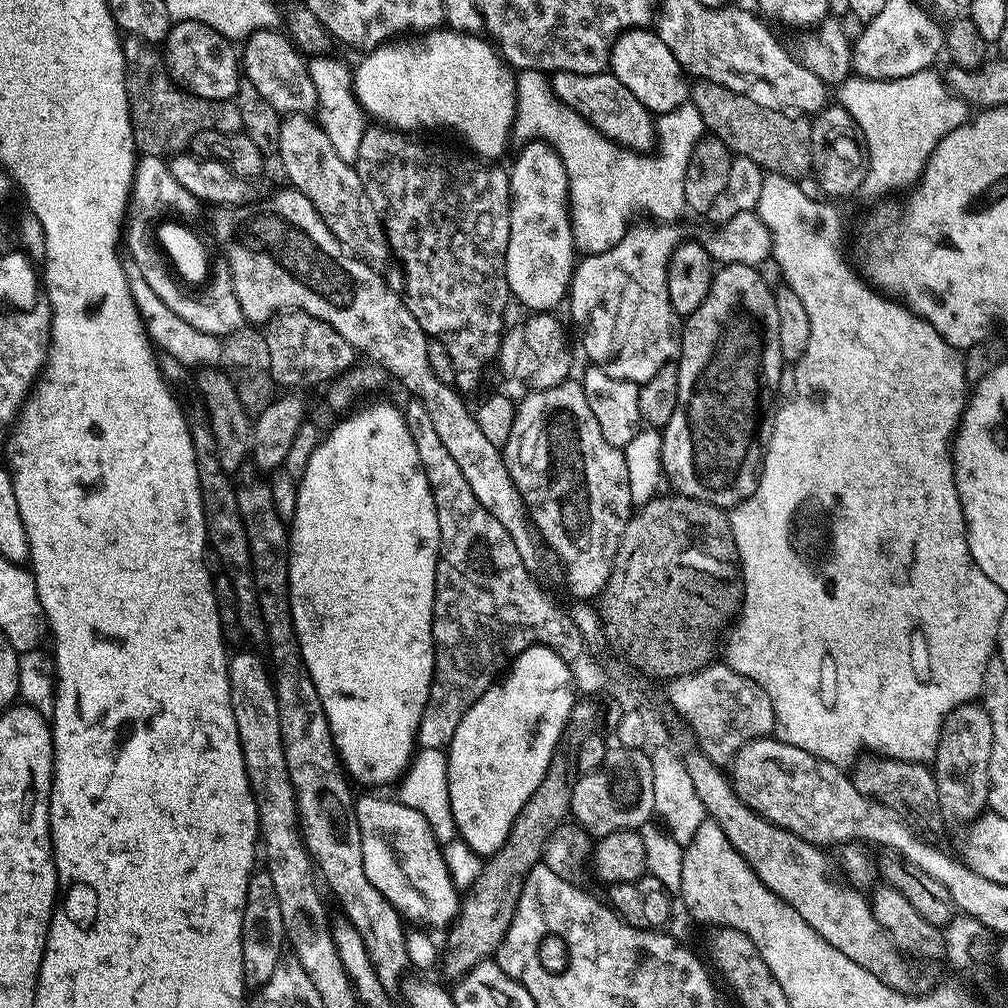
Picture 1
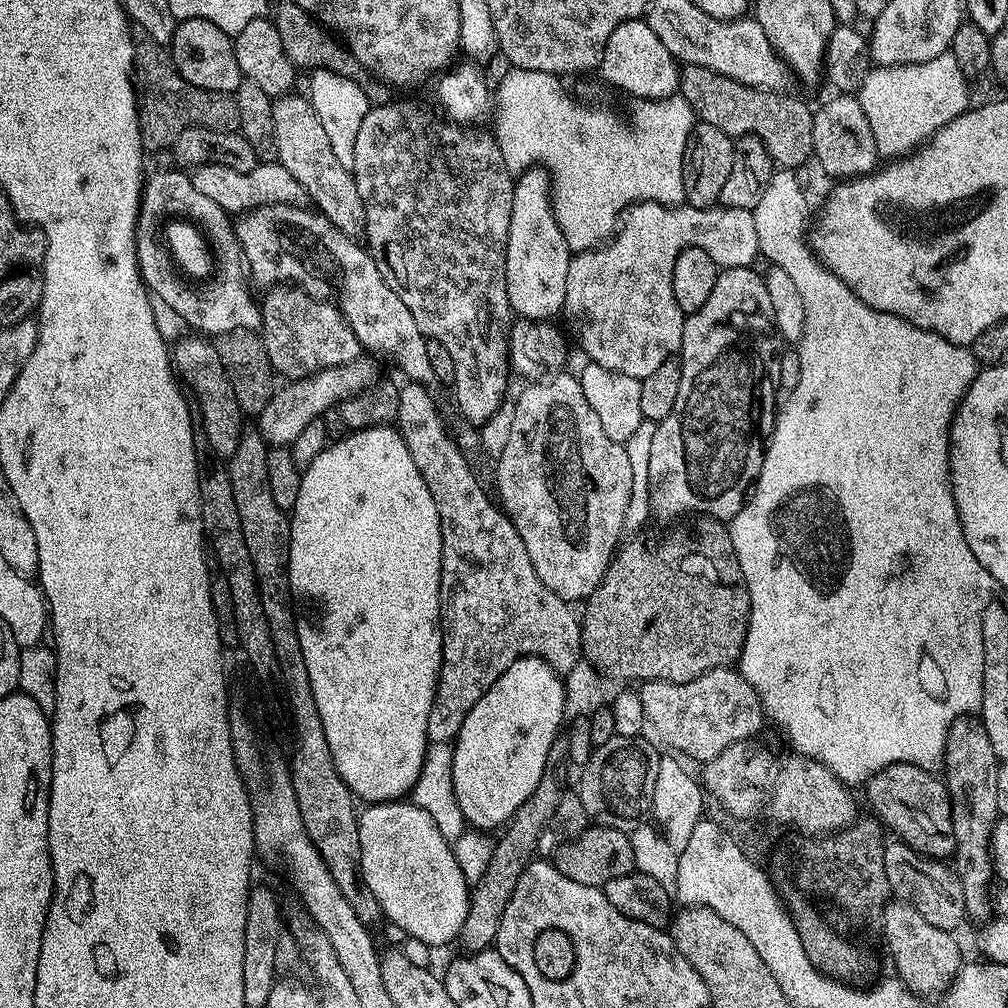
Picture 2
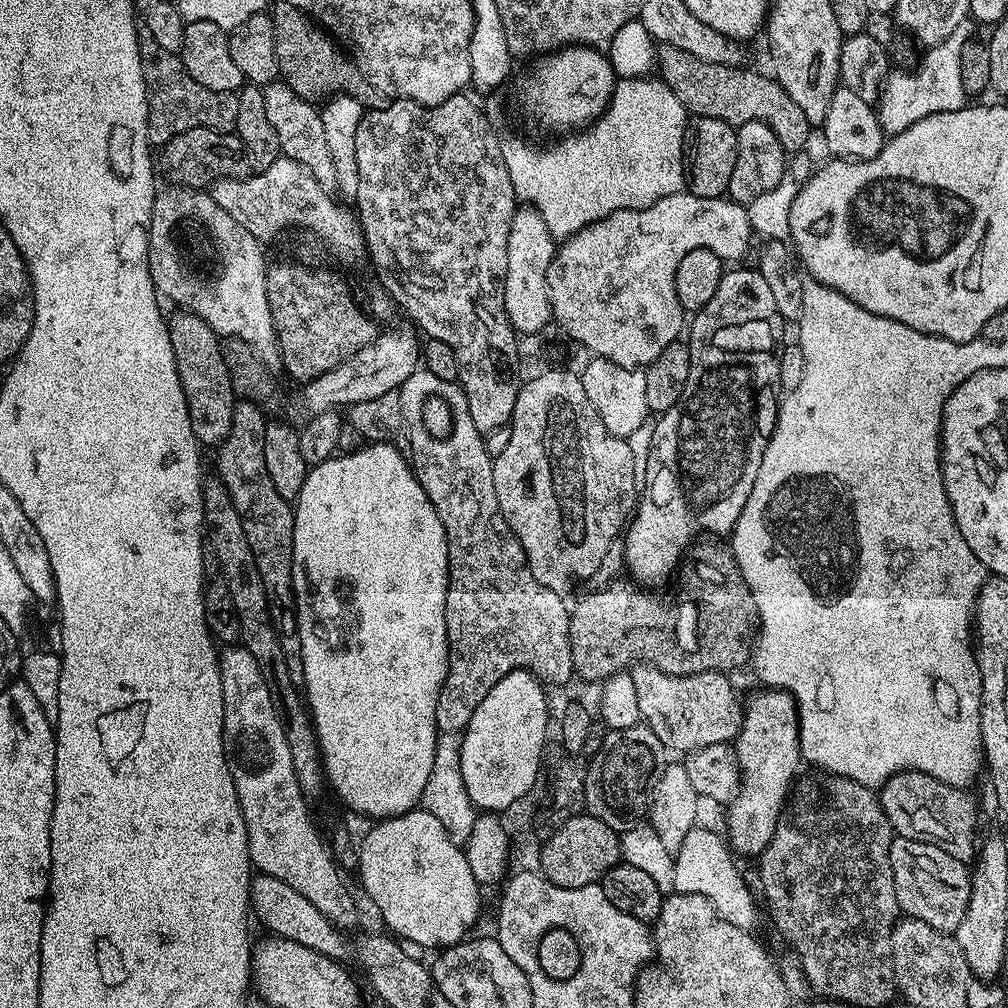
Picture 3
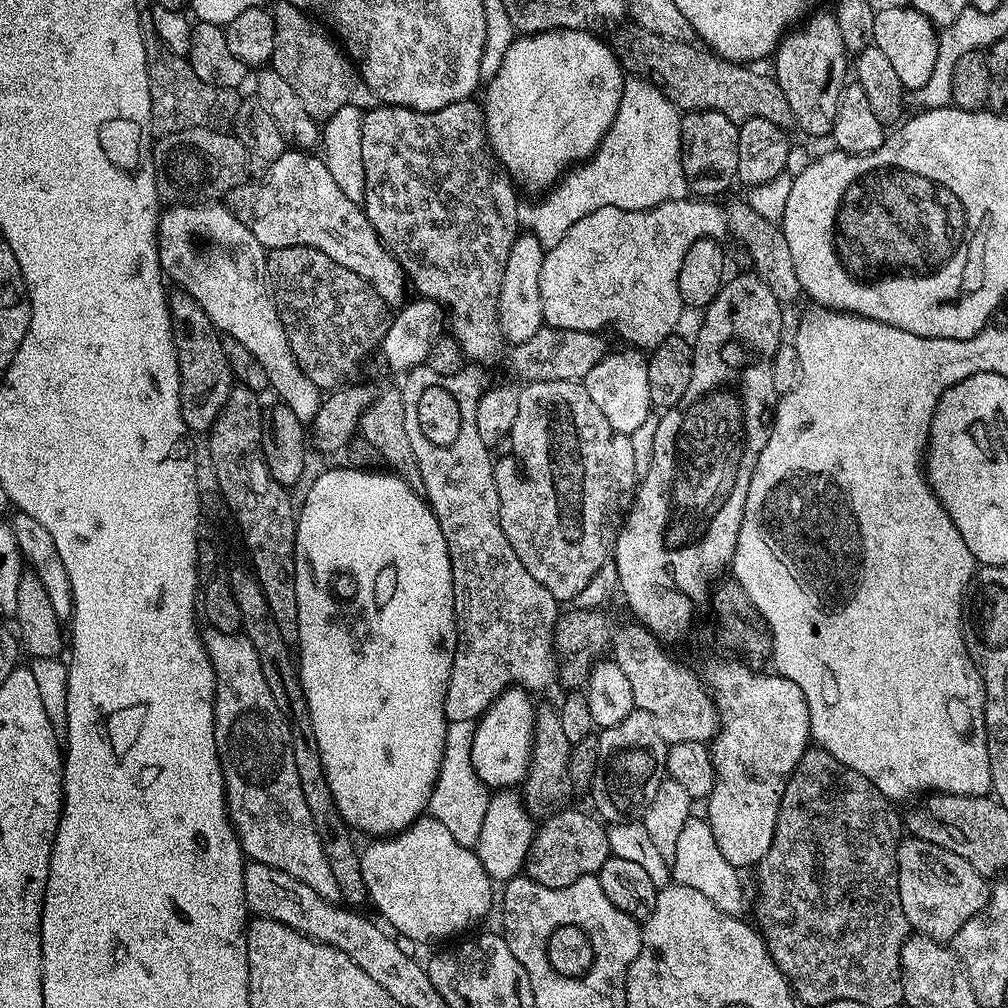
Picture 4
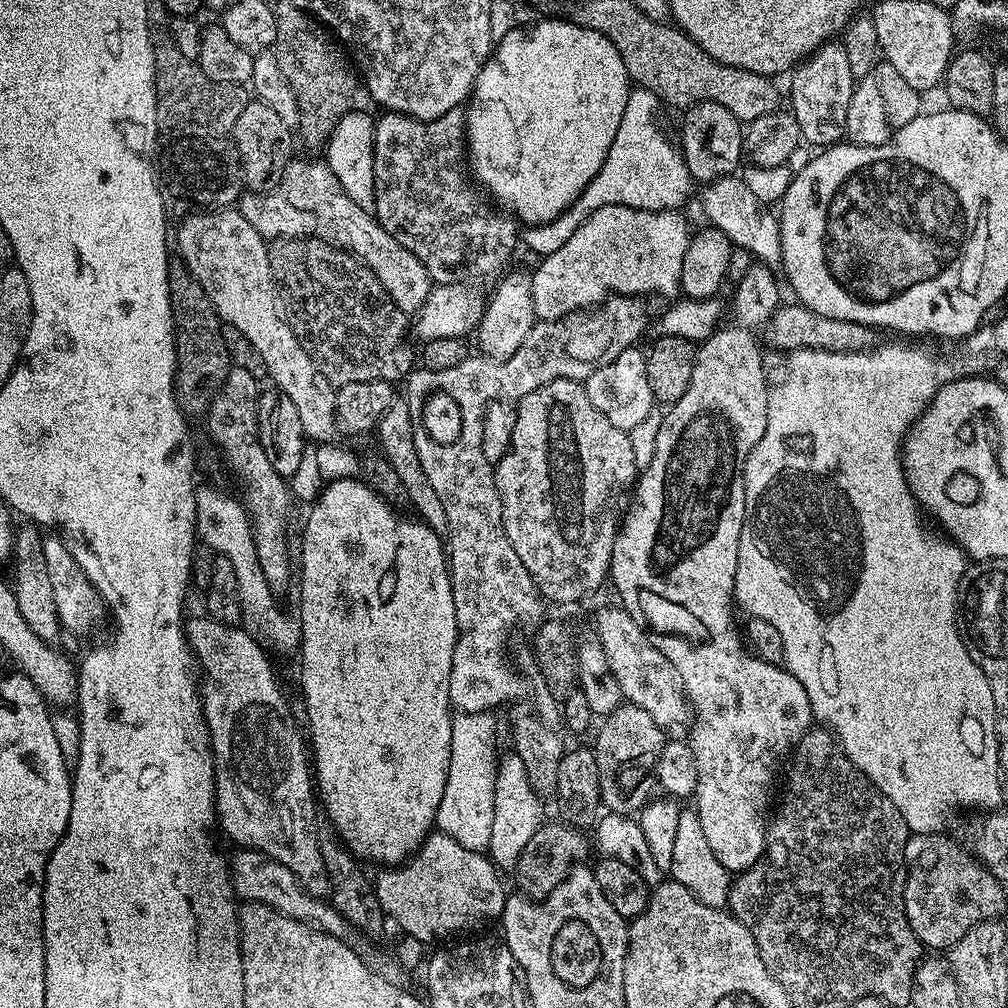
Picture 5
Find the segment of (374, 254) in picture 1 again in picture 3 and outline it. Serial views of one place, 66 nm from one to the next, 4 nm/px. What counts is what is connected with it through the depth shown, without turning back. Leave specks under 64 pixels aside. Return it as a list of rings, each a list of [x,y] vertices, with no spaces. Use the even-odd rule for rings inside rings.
[[[273,82],[263,85],[264,101],[266,102],[266,118],[270,126],[274,126],[274,134],[278,134],[278,142],[283,155],[294,162],[306,166],[312,177],[326,189],[336,187],[334,162],[330,162],[330,149],[326,142],[326,129],[322,127],[317,105],[310,100],[304,100],[290,86],[283,82]]]

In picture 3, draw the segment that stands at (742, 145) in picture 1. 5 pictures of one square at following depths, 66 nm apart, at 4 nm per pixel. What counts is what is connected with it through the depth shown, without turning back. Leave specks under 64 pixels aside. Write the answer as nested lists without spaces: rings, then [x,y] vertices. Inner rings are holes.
[[[669,44],[663,45],[657,51],[655,67],[658,69],[659,79],[663,80],[666,86],[670,86],[670,90],[674,90],[678,102],[682,102],[682,106],[692,116],[722,118],[722,122],[733,126],[739,126],[751,120],[764,122],[766,126],[770,126],[770,130],[774,130],[774,134],[778,136],[778,142],[788,154],[801,151],[807,145],[804,143],[808,140],[810,125],[806,114],[802,114],[801,108],[791,100],[790,94],[786,94],[786,90],[782,90],[782,86],[771,75],[759,76],[758,73],[751,72],[748,66],[702,62],[702,58],[694,58],[694,54],[686,54],[686,50],[678,50]]]

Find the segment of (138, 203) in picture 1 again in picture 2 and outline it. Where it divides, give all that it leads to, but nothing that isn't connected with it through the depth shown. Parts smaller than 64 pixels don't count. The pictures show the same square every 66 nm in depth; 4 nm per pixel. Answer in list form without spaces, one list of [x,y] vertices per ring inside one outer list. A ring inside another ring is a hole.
[[[176,171],[180,172],[156,172],[153,176],[151,173],[141,189],[140,217],[136,219],[136,264],[140,267],[144,287],[180,314],[189,329],[204,334],[259,329],[260,304],[252,301],[252,296],[248,293],[250,284],[246,279],[246,265],[229,213],[224,212],[218,202],[205,198],[194,187],[187,171]],[[173,218],[183,218],[195,224],[208,242],[216,267],[216,284],[210,285],[205,292],[188,288],[189,281],[178,271],[168,245],[162,239],[166,225]]]

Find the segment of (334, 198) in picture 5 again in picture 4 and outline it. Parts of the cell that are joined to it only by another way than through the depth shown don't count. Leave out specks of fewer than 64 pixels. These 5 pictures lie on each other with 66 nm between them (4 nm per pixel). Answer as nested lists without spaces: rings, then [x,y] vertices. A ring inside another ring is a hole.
[[[285,150],[263,173],[264,180],[253,179],[229,192],[226,207],[266,250],[290,246],[322,250],[322,254],[326,254],[326,258],[334,258],[338,266],[354,270],[354,274],[365,280],[385,304],[403,305],[406,300],[404,295],[410,292],[410,288],[402,266],[380,240],[374,226],[370,226],[370,218],[366,218],[363,207],[350,202],[350,198],[342,194],[323,159],[312,155],[316,154]]]

